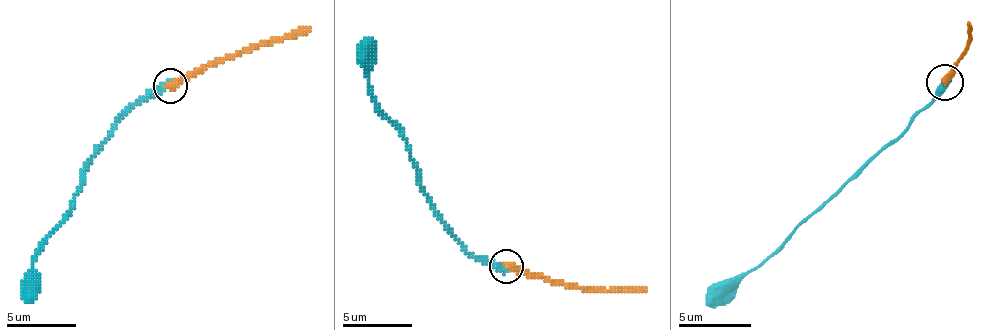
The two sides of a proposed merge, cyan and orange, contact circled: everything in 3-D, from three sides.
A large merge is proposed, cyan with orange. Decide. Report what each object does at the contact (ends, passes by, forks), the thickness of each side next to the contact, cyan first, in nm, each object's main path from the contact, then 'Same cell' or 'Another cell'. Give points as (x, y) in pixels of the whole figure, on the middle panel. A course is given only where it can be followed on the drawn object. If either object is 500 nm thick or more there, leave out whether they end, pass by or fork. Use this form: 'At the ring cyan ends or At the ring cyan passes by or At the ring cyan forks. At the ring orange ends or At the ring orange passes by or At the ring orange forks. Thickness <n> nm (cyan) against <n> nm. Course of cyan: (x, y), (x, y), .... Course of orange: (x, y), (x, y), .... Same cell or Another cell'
At the ring cyan ends. At the ring orange ends. Thickness 440 nm (cyan) against 440 nm. Course of cyan: (507, 267), (493, 267), (472, 256), (427, 197), (403, 132), (372, 93), (365, 38). Course of orange: (507, 267), (590, 291), (632, 291), (646, 288). Another cell

